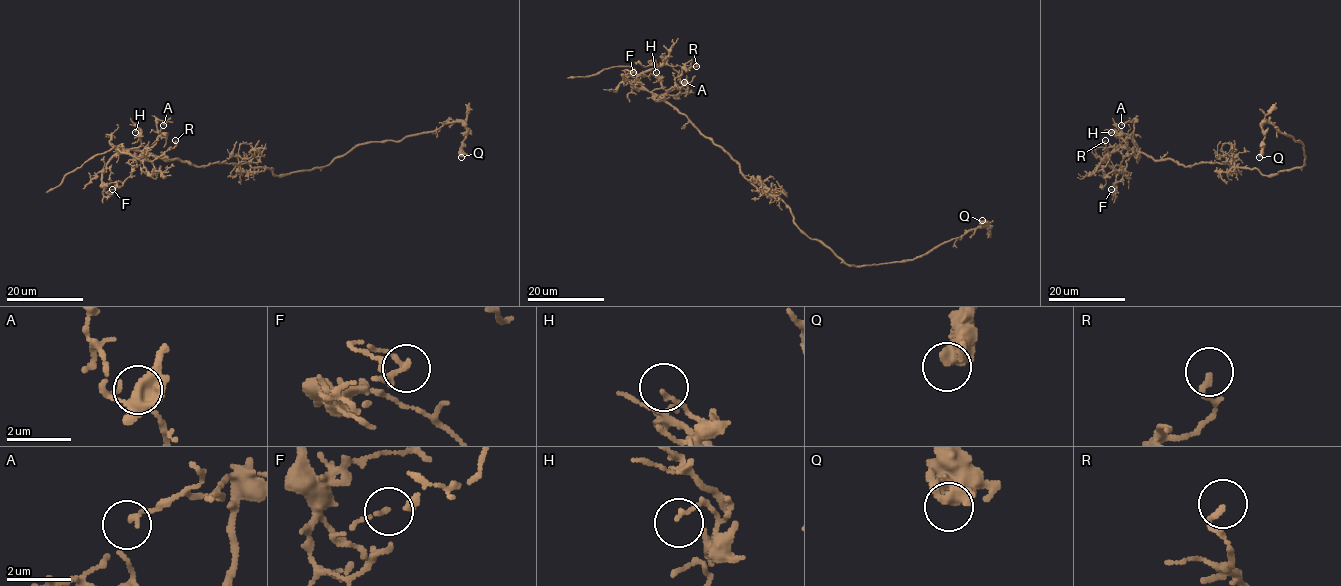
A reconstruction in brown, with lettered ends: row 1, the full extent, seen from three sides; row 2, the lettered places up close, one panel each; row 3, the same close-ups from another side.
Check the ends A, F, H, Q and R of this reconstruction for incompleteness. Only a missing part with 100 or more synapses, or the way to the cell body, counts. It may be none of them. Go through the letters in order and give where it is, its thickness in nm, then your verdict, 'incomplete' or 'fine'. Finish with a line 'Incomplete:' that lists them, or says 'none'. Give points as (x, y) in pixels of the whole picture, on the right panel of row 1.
A: (1121, 125) | 100 nm | fine
F: (1111, 189) | 110 nm | fine
H: (1111, 132) | 130 nm | fine
Q: (1259, 157) | 550 nm | fine
R: (1105, 140) | 160 nm | fine
Incomplete: none

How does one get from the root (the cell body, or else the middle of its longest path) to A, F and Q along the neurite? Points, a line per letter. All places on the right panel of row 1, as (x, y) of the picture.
A: (1241, 167), (1216, 162), (1185, 166), (1171, 159), (1155, 159), (1135, 151), (1134, 119), (1121, 125)
F: (1241, 167), (1216, 162), (1185, 166), (1171, 159), (1155, 159), (1129, 150), (1120, 164), (1112, 197), (1111, 189)
Q: (1241, 167), (1275, 175), (1302, 166), (1305, 151), (1299, 140), (1265, 121), (1259, 157)

